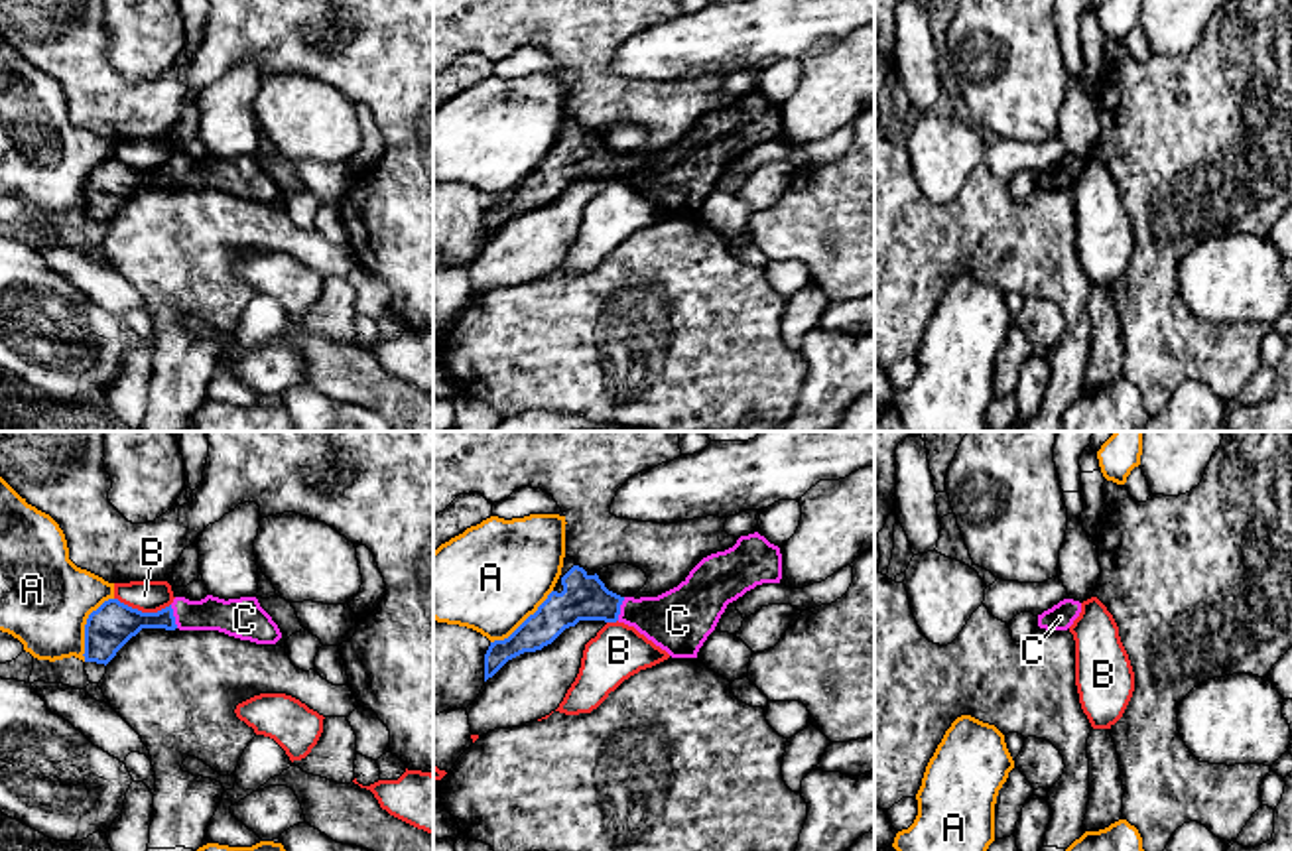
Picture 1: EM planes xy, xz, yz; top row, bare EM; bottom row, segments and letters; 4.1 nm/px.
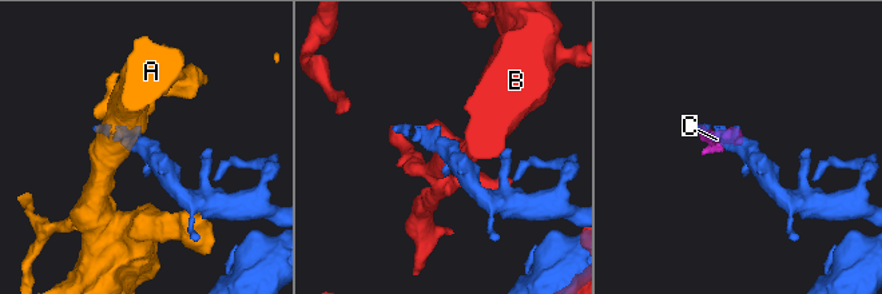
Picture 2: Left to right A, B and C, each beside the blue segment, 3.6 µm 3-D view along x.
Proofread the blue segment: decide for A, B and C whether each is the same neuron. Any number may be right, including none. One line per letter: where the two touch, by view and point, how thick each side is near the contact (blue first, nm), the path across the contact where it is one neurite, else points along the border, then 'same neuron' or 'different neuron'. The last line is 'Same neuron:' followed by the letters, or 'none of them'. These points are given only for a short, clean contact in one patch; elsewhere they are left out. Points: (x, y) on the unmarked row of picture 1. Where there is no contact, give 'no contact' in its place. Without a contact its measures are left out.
A: meets blue in xy at (85, 186); 180 nm thick on the blue side, 380 nm on the other; different neuron
B: meets blue in xy at (140, 170); 180 nm thick on the blue side, 130 nm on the other; different neuron
C: meets blue in xy at (174, 176); 180 nm thick on the blue side, 160 nm on the other; runs through xy (113, 182), (174, 176), (235, 176); same neuron
Same neuron: C

